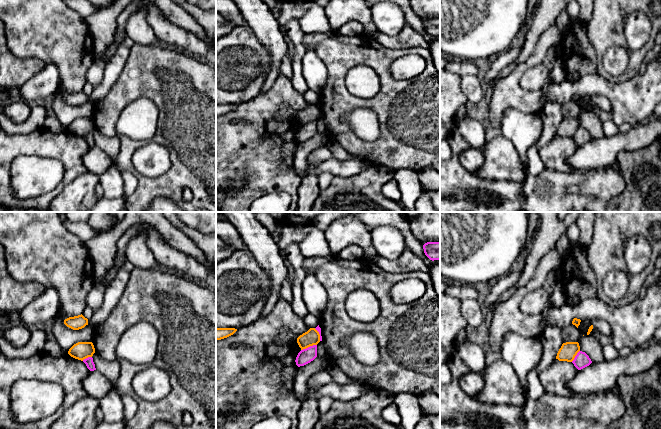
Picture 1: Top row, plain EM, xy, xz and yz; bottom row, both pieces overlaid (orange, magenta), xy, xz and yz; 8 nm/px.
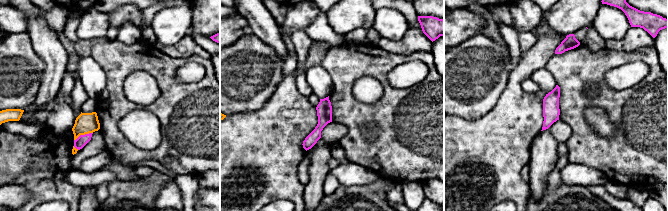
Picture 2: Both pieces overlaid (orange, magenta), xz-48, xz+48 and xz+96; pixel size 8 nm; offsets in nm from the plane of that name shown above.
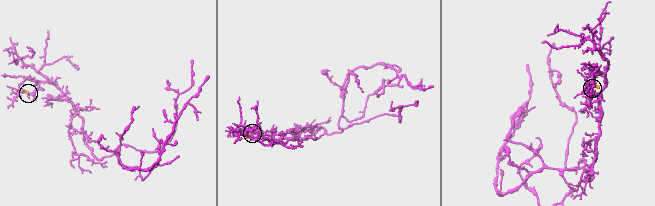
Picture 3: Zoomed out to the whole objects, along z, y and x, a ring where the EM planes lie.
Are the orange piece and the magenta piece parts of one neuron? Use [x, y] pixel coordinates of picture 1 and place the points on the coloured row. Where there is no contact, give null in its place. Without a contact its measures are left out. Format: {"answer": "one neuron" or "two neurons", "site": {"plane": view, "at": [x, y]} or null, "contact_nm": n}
{"answer": "two neurons", "site": {"plane": "xz", "at": [308, 346]}, "contact_nm": 140}

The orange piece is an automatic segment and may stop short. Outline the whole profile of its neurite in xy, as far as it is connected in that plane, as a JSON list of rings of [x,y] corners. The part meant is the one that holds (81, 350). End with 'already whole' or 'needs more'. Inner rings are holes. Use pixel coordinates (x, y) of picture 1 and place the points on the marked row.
[[[78,342],[74,344],[68,351],[68,354],[78,360],[83,361],[88,357],[92,357],[95,348],[92,342]]] | already whole

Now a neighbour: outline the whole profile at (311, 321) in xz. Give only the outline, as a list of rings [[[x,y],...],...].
[[[308,313],[303,319],[309,328],[316,328],[319,325],[319,317],[316,317],[310,313]]]

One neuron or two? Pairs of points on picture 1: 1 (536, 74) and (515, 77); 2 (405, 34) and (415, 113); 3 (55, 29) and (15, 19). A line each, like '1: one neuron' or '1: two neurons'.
1: two neurons
2: two neurons
3: one neuron

